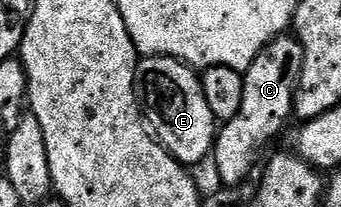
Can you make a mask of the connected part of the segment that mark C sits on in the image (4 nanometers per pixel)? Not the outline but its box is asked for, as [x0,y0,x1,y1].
[213,34,303,188]

